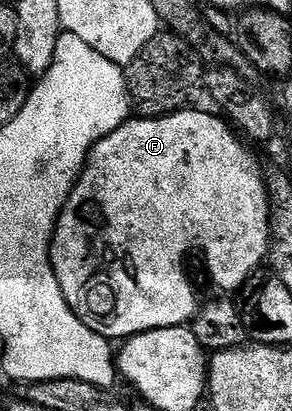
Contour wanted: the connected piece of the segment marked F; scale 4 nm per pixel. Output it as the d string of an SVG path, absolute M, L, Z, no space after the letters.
M183 109L171 115L162 115L159 119L131 117L115 131L108 133L108 137L104 137L90 150L82 174L58 214L54 240L50 242L50 264L56 273L56 281L60 281L64 301L68 301L72 313L76 313L76 317L80 317L80 321L84 321L88 329L100 333L108 340L125 341L131 335L139 335L152 329L180 327L193 320L198 313L200 298L194 292L194 287L186 276L186 267L182 264L189 251L203 251L210 258L210 279L222 293L234 293L230 291L237 287L238 290L245 288L250 282L250 276L261 268L258 267L261 263L267 262L270 254L270 194L266 192L264 167L258 164L258 159L252 152L246 151L239 132L225 118L217 114L209 115L206 111L190 110Z

